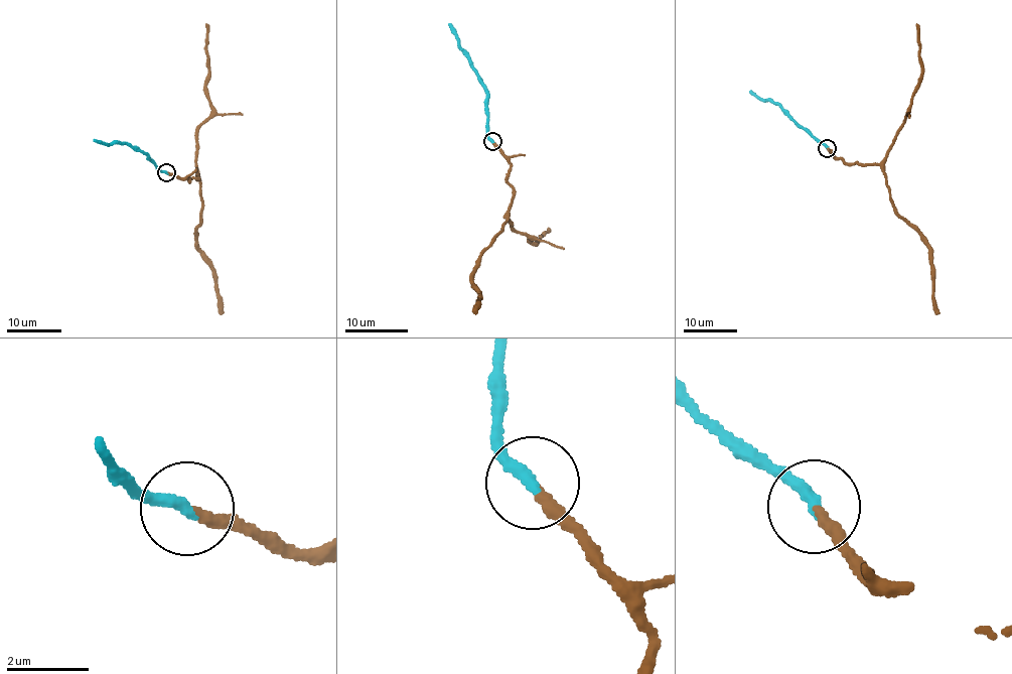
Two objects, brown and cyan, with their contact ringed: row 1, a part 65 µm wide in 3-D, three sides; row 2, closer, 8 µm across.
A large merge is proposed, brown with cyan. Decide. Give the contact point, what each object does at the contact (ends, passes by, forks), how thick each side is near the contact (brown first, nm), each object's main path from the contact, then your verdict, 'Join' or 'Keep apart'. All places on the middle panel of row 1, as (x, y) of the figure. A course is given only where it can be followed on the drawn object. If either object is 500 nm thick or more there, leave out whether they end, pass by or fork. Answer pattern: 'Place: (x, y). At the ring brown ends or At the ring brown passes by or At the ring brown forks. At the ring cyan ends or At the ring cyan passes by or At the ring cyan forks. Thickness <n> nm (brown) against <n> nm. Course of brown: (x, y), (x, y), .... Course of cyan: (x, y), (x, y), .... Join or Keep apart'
Place: (492, 141). At the ring brown ends. At the ring cyan ends. Thickness 280 nm (brown) against 320 nm. Course of brown: (493, 141), (510, 164), (507, 182), (513, 188), (504, 222), (480, 257), (470, 279), (479, 296), (475, 313). Course of cyan: (492, 141), (487, 132), (487, 96), (449, 23). Join

